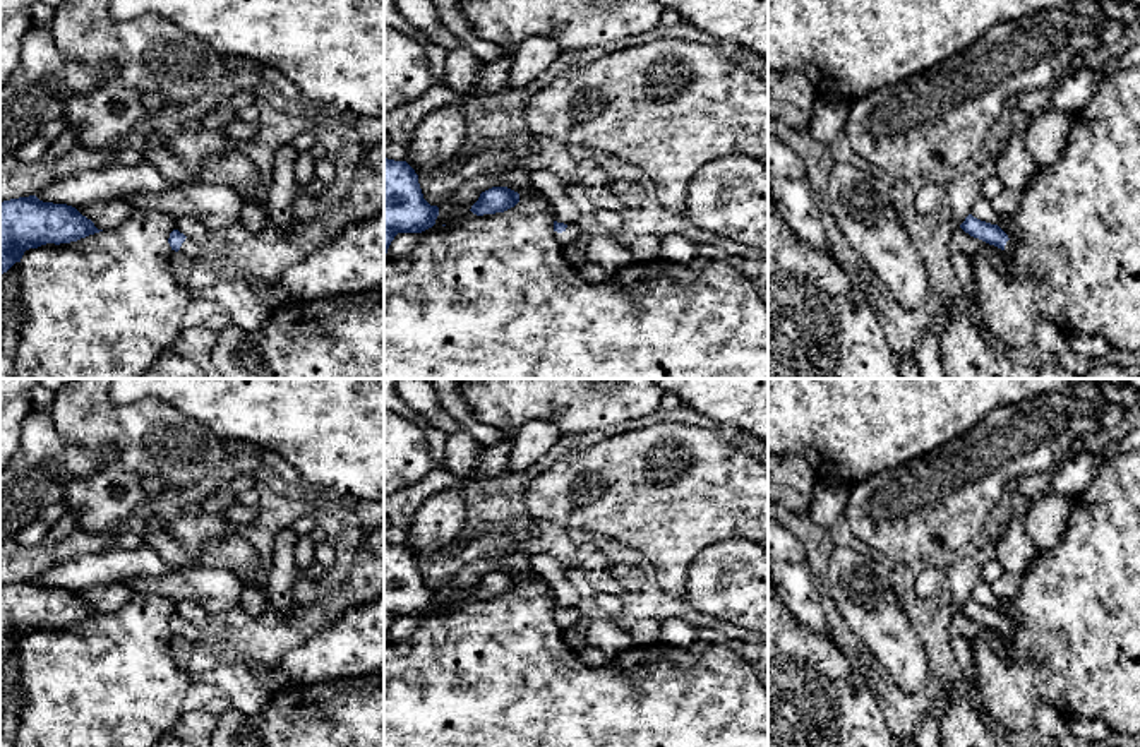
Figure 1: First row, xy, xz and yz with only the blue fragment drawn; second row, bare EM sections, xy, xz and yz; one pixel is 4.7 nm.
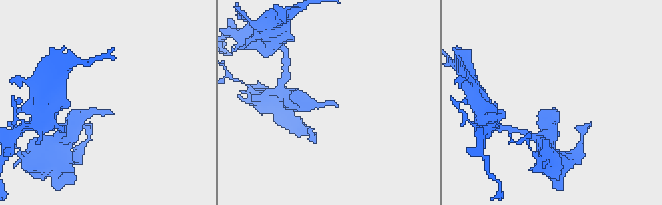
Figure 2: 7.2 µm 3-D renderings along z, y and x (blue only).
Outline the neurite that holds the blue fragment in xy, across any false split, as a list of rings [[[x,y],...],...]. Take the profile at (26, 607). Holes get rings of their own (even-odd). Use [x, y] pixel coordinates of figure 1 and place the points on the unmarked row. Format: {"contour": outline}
{"contour": [[[36,579],[0,586],[0,660],[29,632],[70,627],[99,617],[91,603],[67,588],[43,586]]]}

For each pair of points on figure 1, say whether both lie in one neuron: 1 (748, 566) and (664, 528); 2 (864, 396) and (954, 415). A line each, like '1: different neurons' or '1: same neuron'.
1: different neurons
2: same neuron

